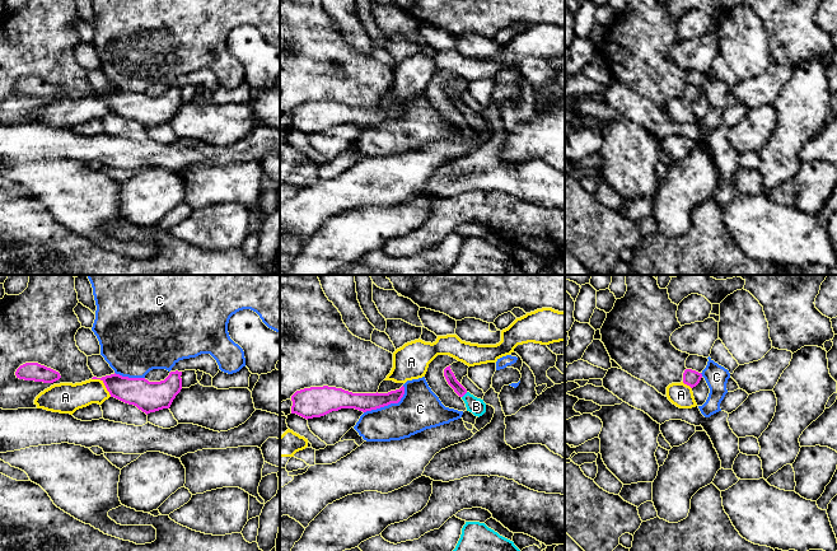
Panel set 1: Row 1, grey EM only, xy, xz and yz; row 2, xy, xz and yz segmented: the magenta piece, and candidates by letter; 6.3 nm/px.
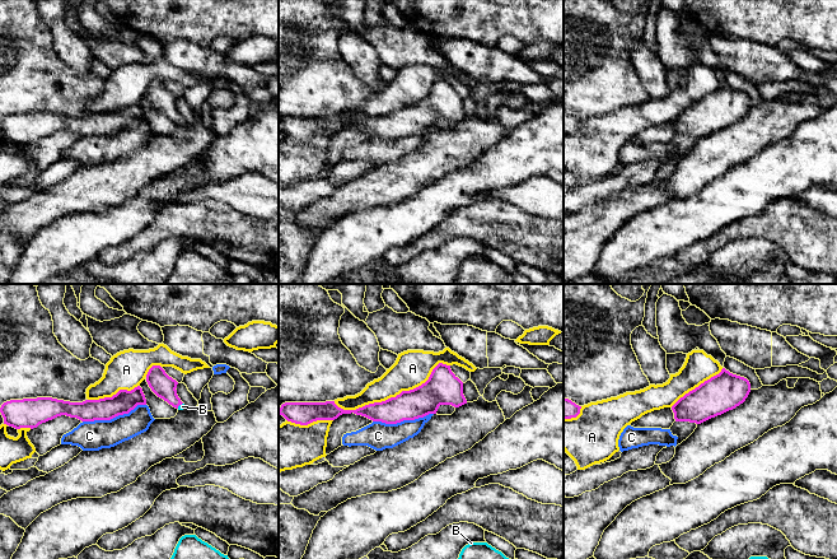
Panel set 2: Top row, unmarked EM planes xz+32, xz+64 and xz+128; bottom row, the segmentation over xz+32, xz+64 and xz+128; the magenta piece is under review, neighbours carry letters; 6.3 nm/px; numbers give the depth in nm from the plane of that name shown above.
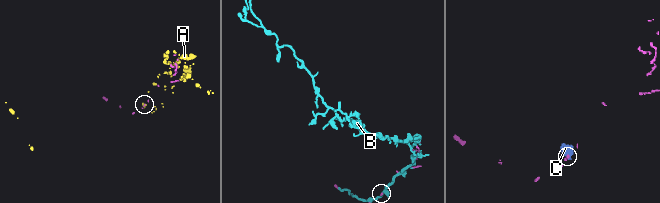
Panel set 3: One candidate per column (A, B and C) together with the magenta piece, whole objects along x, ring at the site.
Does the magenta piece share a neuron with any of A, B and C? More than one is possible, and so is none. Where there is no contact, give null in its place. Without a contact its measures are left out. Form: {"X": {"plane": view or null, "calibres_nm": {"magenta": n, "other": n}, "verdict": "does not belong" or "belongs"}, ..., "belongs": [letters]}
{"A": {"plane": "xy", "calibres_nm": {"magenta": 180, "other": 190}, "verdict": "does not belong"}, "B": {"plane": "xz", "calibres_nm": {"magenta": 70, "other": 100}, "verdict": "belongs"}, "C": {"plane": "xz", "calibres_nm": {"magenta": 120, "other": 260}, "verdict": "does not belong"}, "belongs": ["B"]}

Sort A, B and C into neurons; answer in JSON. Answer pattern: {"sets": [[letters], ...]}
{"sets": [["A"], ["B"], ["C"]]}

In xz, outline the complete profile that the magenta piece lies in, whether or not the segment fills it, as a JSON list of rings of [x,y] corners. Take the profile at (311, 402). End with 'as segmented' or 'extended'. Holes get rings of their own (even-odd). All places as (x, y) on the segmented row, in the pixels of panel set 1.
[[[328,386],[310,387],[296,391],[291,396],[291,414],[296,414],[308,420],[341,408],[355,408],[366,412],[391,403],[398,403],[403,394],[403,386],[388,393],[352,393]]]; as segmented

